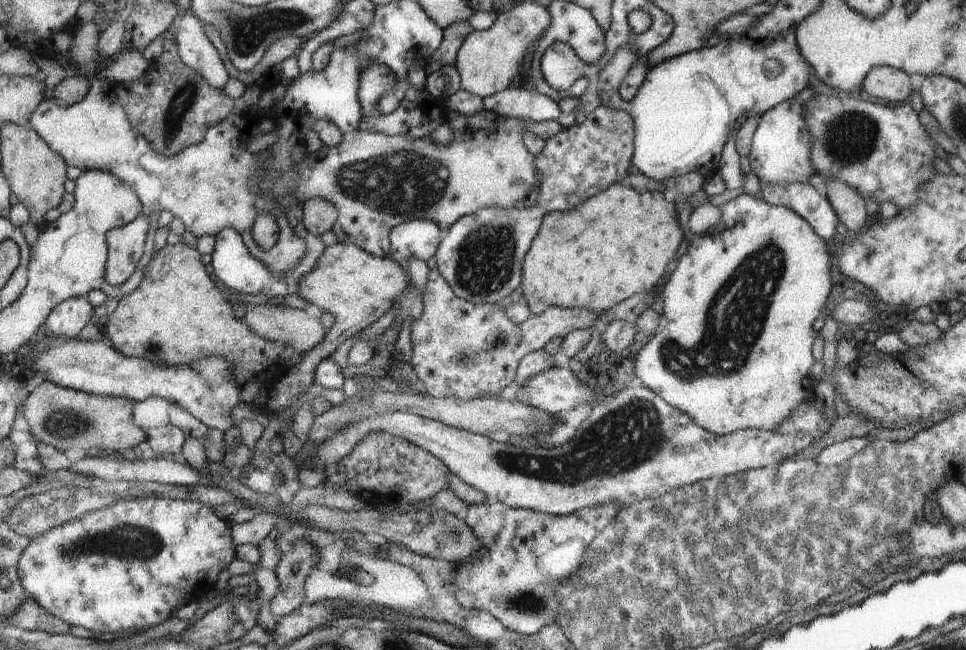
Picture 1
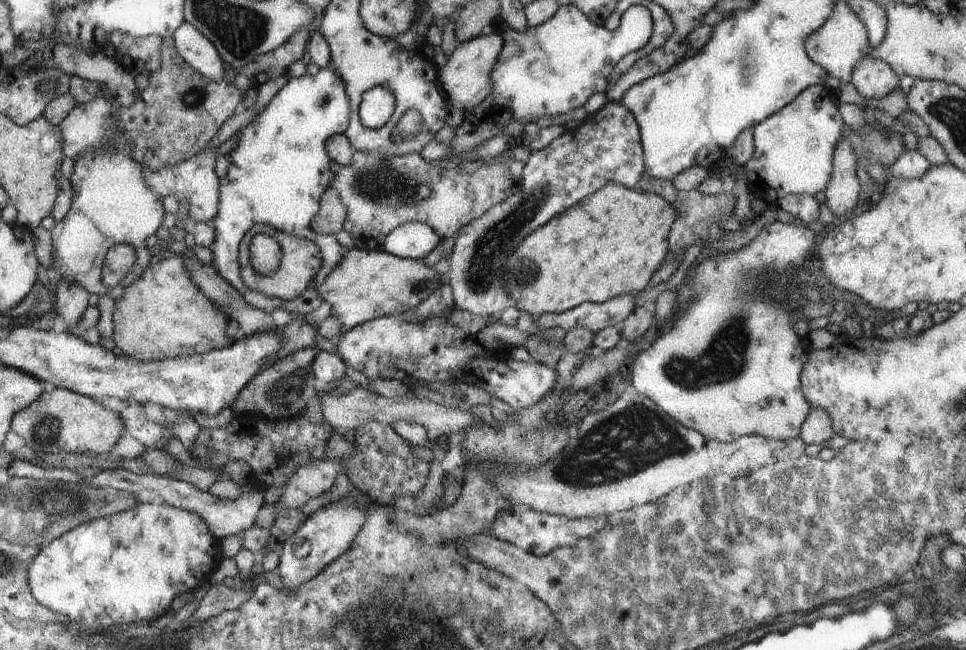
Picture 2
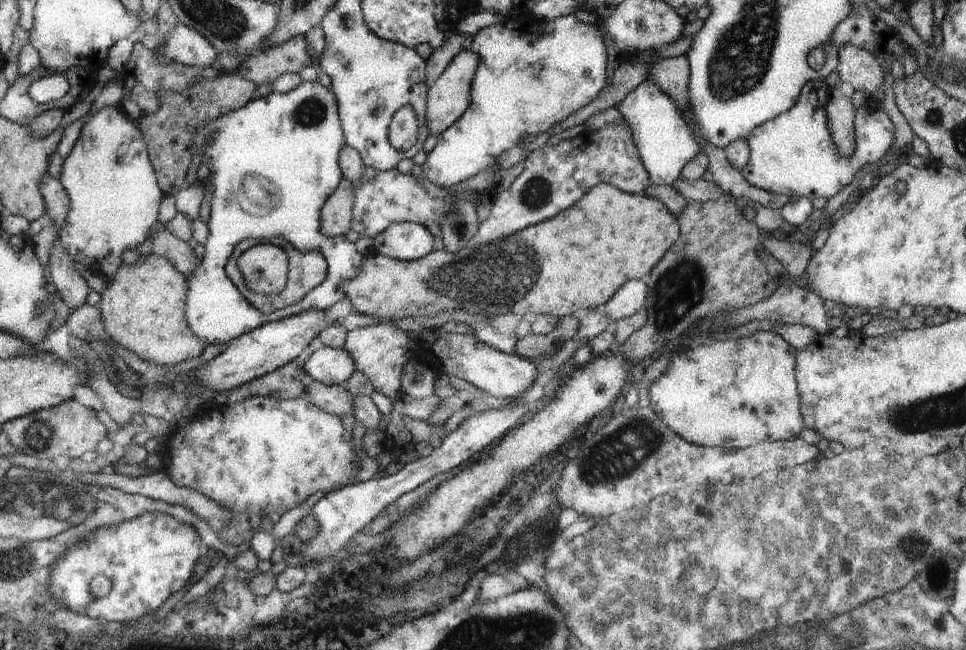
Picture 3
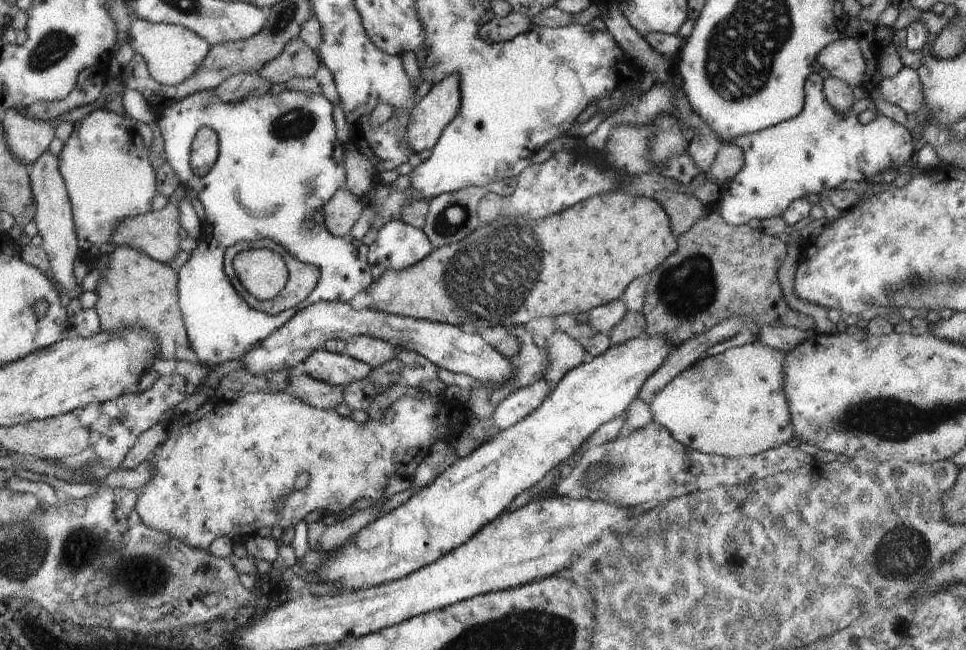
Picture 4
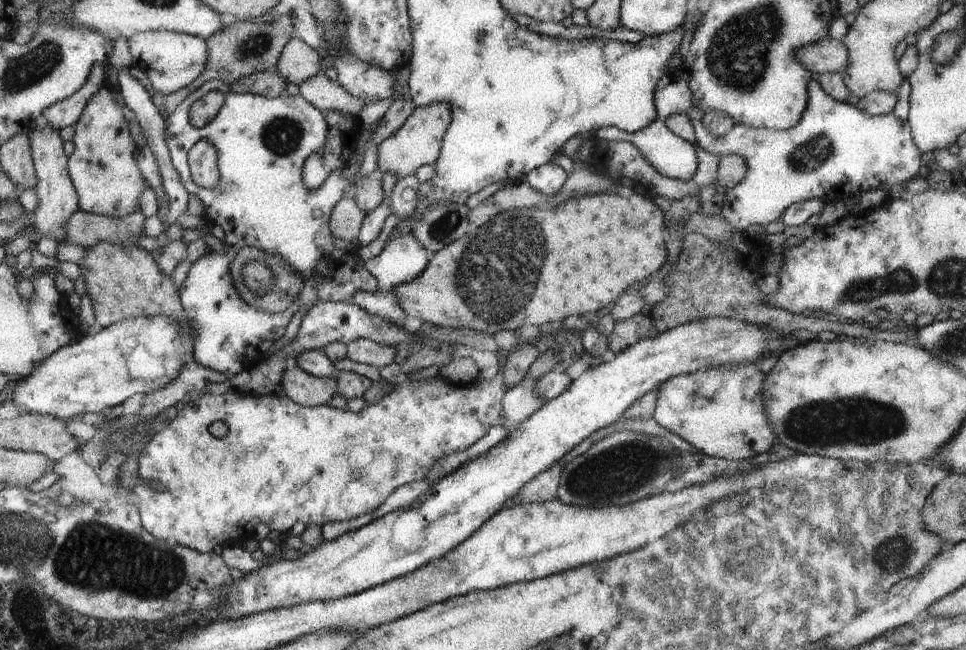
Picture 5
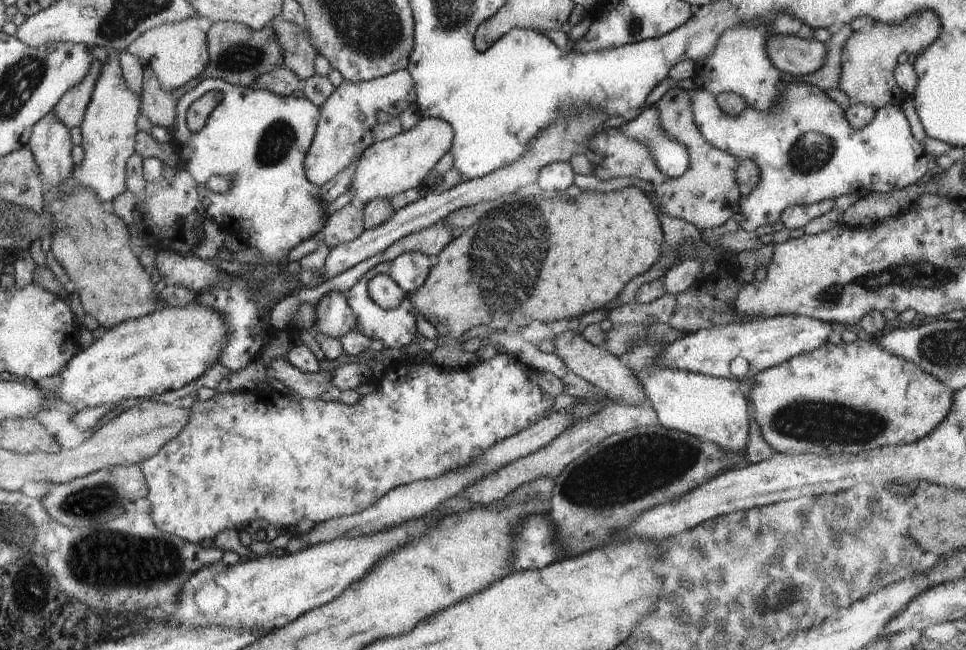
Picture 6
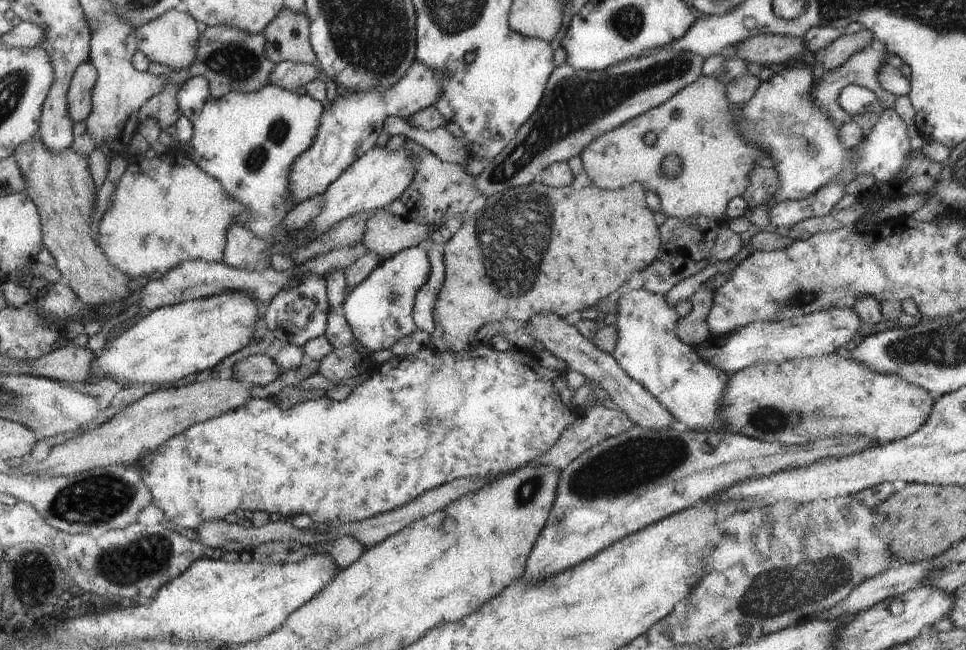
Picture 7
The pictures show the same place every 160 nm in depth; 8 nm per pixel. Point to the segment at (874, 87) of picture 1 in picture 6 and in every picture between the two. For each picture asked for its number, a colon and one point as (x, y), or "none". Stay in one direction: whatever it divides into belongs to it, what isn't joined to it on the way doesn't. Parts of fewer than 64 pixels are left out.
2: (873, 78)
3: (858, 69)
4: (842, 58)
5: (828, 55)
6: (789, 53)

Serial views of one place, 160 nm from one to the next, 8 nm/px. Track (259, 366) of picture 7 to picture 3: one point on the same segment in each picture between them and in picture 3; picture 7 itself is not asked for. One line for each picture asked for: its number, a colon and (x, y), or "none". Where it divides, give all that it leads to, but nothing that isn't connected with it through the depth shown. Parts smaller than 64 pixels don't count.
3: (336, 400)
4: (321, 395)
5: (309, 391)
6: (306, 385)

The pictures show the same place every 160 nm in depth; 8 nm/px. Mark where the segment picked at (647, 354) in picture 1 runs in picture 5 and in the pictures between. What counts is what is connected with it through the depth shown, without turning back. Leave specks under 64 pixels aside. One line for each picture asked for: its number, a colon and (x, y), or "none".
2: (754, 389)
3: (733, 394)
4: (732, 404)
5: (719, 412)

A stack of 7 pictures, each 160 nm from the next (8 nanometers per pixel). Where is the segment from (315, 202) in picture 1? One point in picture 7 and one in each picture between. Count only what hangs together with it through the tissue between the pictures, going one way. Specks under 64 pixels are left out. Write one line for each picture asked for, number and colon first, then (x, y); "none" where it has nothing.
2: (329, 220)
3: (336, 214)
4: (343, 209)
5: (345, 220)
6: (345, 225)
7: (349, 232)

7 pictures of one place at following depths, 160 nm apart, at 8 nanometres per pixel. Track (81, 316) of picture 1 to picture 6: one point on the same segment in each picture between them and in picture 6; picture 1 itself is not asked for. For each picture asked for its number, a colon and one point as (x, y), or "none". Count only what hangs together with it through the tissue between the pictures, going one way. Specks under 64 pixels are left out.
2: (72, 300)
3: (72, 288)
4: (53, 217)
5: (57, 197)
6: (49, 142)

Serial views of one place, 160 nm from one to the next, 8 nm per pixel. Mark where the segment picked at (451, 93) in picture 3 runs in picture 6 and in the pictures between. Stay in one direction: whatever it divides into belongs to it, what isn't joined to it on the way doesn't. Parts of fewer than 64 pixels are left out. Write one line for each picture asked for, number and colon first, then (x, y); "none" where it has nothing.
4: (431, 114)
5: (418, 141)
6: (386, 168)

